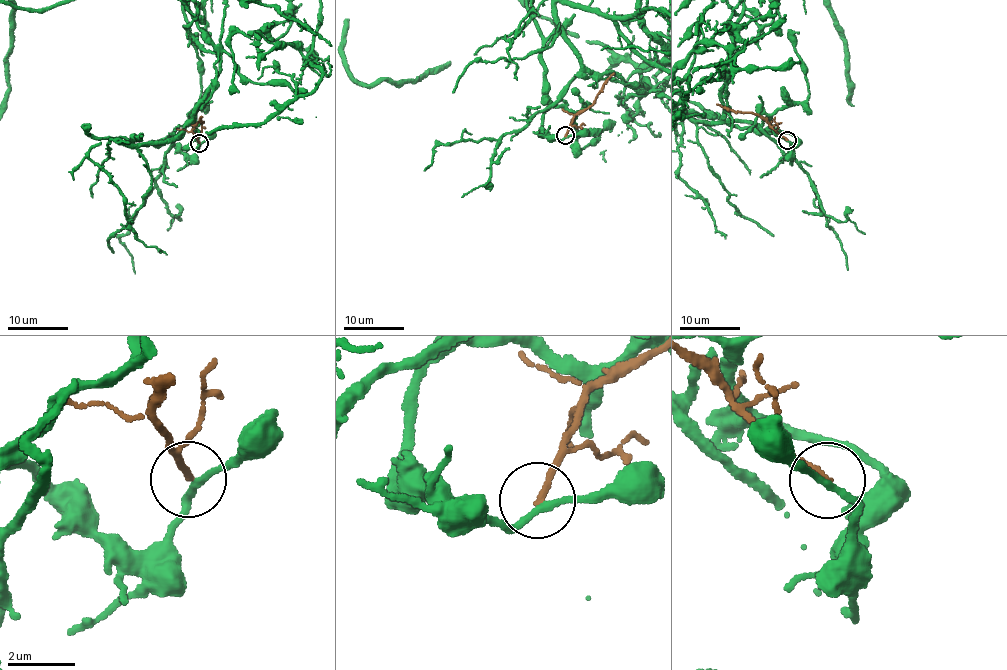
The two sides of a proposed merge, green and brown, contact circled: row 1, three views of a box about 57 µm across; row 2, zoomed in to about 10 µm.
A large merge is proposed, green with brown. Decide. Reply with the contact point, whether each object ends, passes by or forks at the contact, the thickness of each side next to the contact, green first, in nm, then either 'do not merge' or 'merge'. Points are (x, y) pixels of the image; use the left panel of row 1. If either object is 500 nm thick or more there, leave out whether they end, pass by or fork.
at (199, 143); green passes by; brown ends there; 190 nm thick on the green side, 190 nm on the other; do not merge

